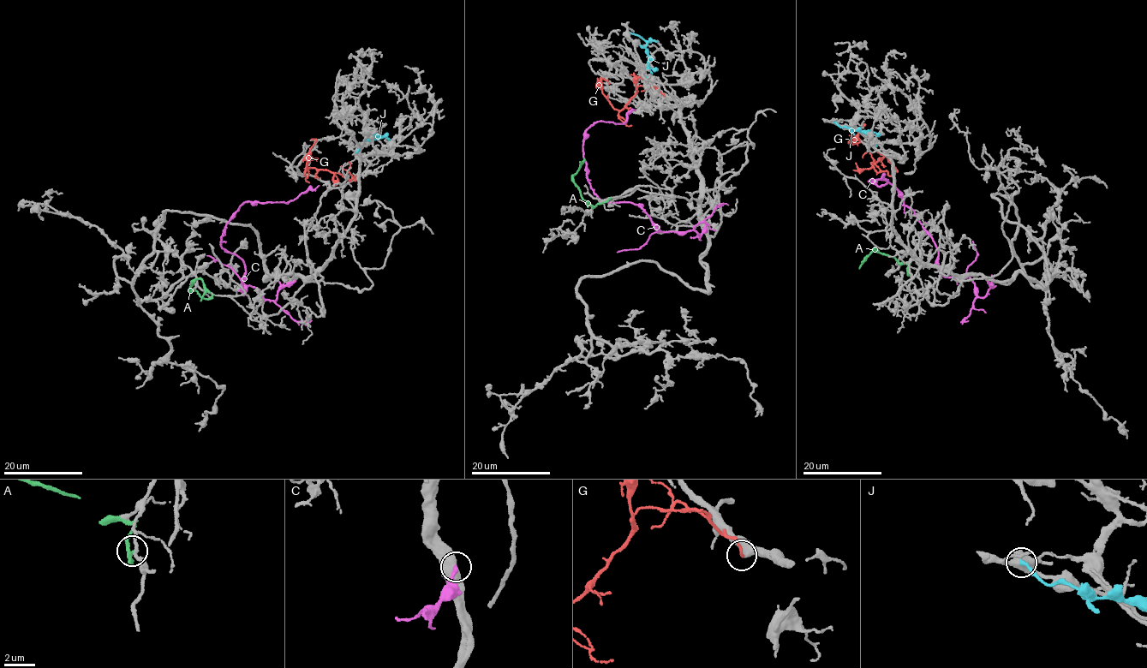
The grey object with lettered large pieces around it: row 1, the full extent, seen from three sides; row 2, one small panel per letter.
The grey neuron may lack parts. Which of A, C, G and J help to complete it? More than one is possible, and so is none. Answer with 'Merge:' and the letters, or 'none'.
Merge: G

